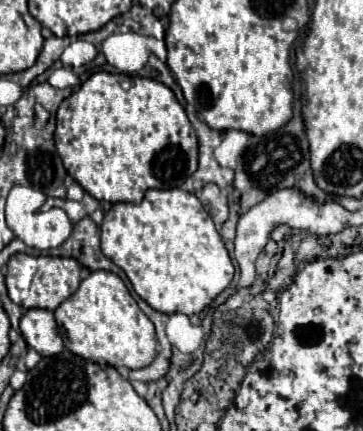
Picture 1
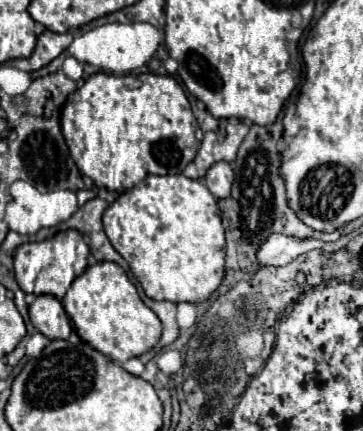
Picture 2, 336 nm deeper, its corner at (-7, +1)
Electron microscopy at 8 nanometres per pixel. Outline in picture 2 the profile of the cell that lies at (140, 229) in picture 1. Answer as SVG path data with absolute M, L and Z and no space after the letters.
M148 175L142 183L122 193L104 211L104 231L112 247L130 265L134 277L144 293L154 301L172 303L202 303L206 301L224 279L224 227L216 199L202 181L188 179L186 175Z

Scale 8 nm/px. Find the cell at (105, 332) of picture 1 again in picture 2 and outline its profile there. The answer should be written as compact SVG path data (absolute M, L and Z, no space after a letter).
M104 261L90 265L80 277L76 277L76 281L72 281L62 305L70 315L80 339L112 361L124 363L132 357L140 357L160 341L160 319L144 305L136 285L116 263Z

